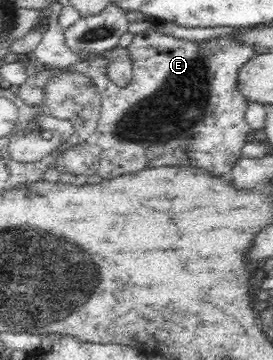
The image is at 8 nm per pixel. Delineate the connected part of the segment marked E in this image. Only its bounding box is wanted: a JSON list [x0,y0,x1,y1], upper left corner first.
[54,30,255,180]

